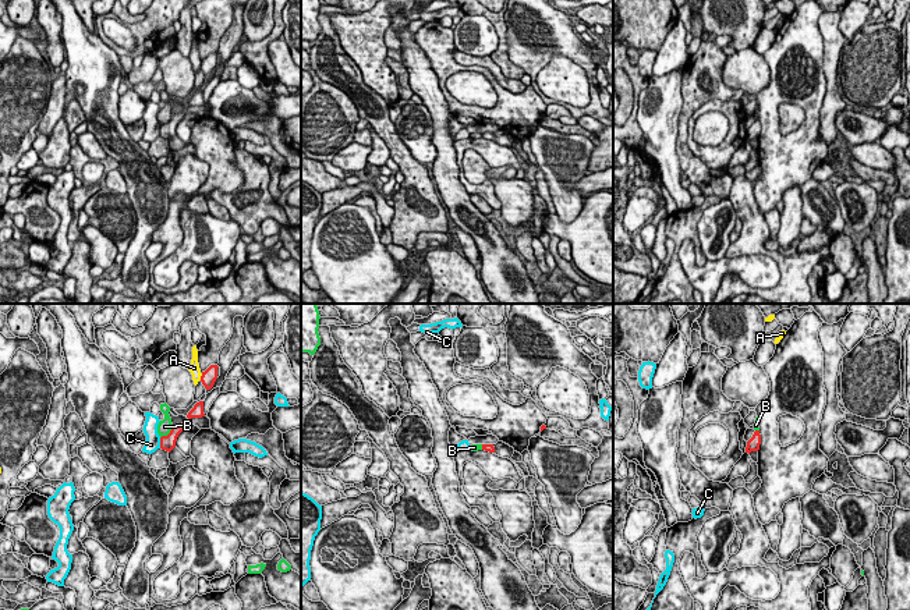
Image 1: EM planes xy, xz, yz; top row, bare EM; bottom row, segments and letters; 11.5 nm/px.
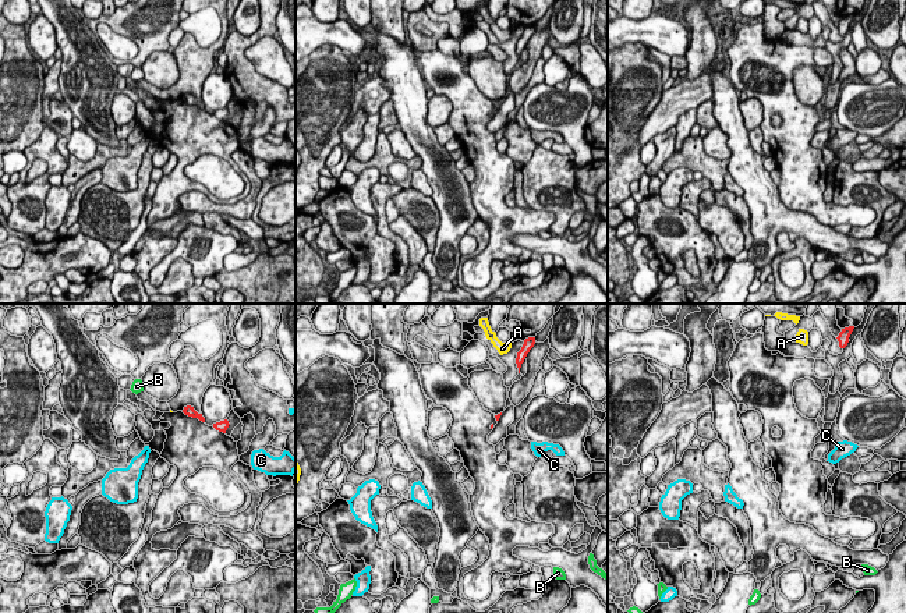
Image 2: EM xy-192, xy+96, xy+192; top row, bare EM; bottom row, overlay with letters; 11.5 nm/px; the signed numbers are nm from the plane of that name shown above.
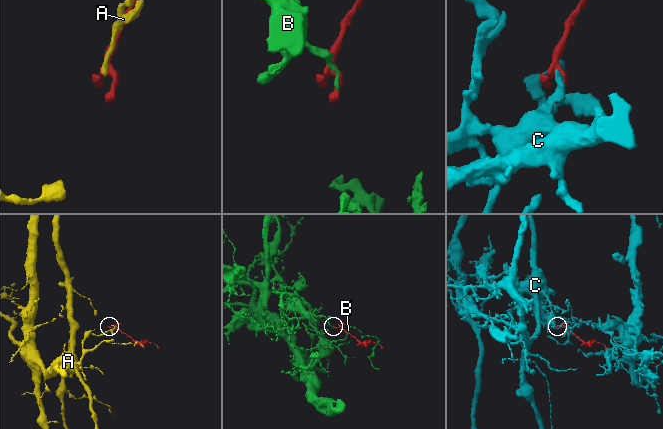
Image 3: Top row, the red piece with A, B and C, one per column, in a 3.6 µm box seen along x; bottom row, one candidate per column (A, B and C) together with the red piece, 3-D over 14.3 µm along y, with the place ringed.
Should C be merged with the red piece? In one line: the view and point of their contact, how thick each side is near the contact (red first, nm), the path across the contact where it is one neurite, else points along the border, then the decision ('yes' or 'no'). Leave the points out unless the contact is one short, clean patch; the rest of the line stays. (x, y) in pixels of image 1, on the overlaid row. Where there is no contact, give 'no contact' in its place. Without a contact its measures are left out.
contact xy (160, 443); calibres 170 and 180 nm; border xy (159, 438), (160, 447); no

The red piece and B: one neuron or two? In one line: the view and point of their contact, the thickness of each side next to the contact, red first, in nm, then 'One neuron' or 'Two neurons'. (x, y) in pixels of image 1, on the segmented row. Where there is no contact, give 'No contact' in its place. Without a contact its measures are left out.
Touches red at xy (169, 433). Thickness 170 nm (red) against 160 nm. Two neurons

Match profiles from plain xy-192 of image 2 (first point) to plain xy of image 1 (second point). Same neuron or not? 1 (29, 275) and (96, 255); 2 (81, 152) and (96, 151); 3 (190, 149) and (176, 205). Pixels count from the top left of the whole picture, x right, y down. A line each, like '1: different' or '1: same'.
1: same
2: same
3: same

